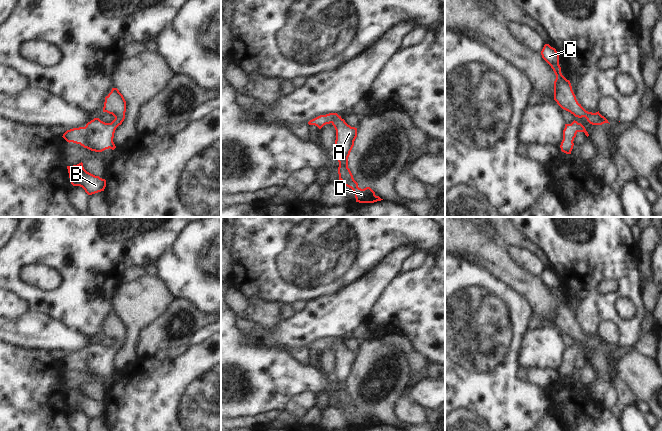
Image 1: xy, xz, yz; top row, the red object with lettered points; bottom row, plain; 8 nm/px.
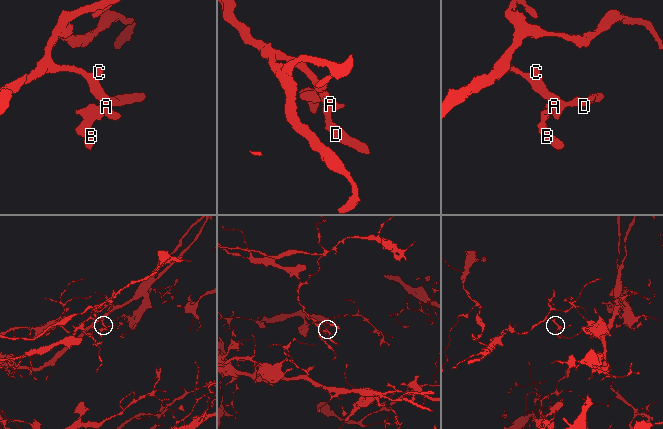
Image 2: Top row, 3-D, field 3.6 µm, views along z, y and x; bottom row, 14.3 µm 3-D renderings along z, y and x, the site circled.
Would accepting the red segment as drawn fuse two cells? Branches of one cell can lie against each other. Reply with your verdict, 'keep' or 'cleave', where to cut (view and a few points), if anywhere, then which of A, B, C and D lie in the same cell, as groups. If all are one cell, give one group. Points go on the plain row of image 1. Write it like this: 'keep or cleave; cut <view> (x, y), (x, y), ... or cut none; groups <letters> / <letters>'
keep; cut none; groups A B C D

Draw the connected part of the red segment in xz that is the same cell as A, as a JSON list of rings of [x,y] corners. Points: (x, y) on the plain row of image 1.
[[[337,337],[320,339],[308,346],[309,349],[315,349],[319,353],[330,347],[336,354],[335,374],[336,383],[339,386],[339,404],[343,409],[353,414],[356,426],[374,427],[383,424],[379,420],[376,420],[375,416],[370,411],[364,413],[359,412],[358,407],[354,404],[351,395],[348,392],[348,381],[357,361],[357,352],[348,349]]]

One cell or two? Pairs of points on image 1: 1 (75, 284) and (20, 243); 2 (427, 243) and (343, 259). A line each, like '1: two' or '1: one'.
1: one
2: one

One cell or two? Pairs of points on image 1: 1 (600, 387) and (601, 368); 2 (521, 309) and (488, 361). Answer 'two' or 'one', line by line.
1: two
2: one

